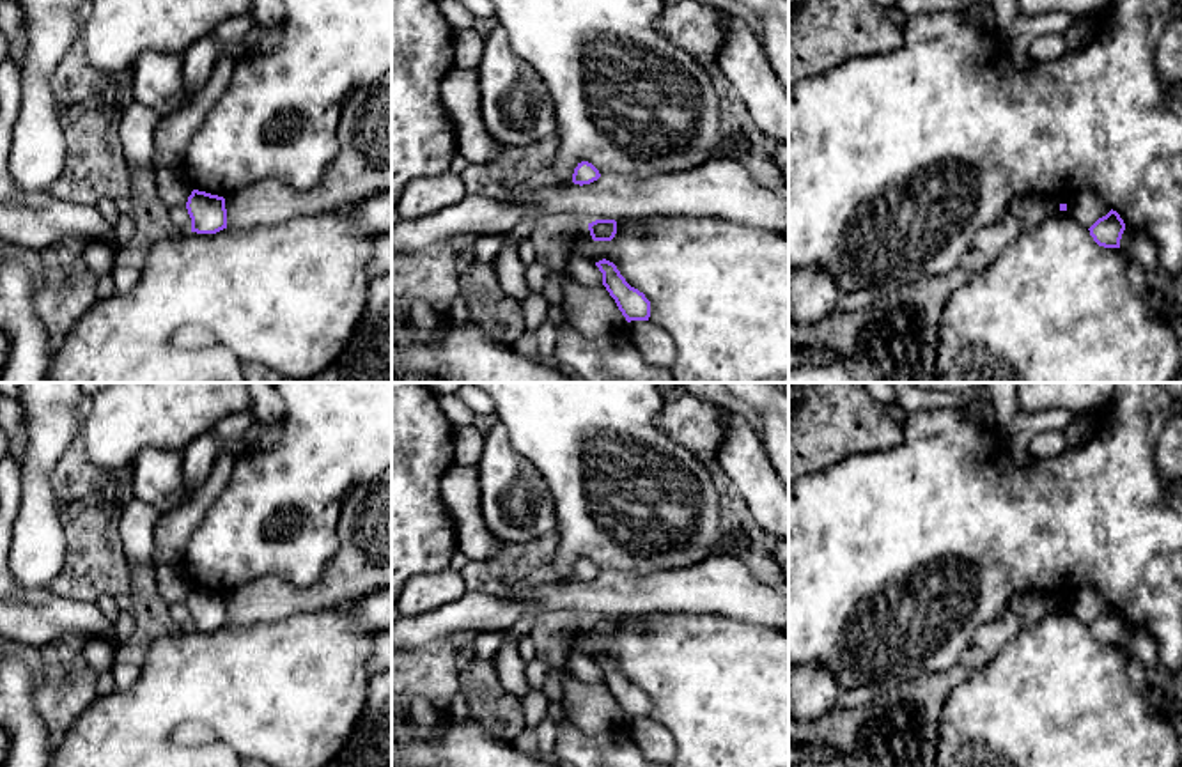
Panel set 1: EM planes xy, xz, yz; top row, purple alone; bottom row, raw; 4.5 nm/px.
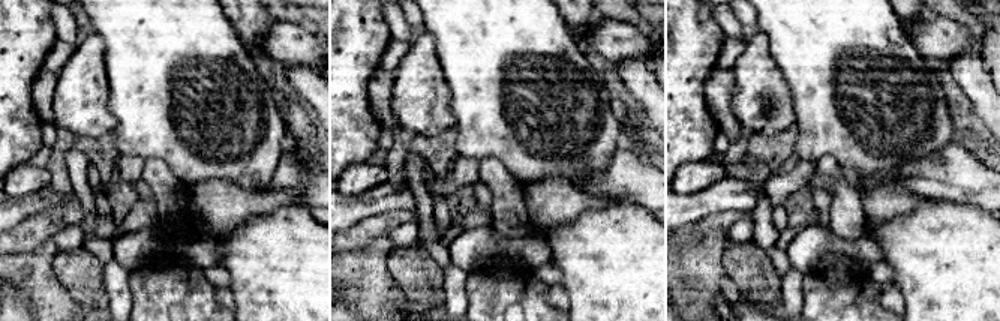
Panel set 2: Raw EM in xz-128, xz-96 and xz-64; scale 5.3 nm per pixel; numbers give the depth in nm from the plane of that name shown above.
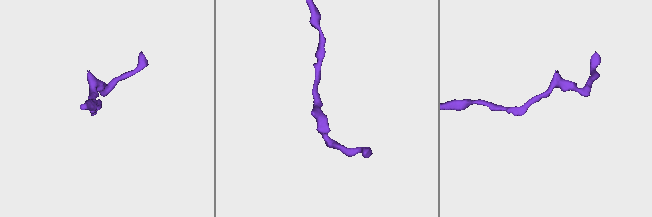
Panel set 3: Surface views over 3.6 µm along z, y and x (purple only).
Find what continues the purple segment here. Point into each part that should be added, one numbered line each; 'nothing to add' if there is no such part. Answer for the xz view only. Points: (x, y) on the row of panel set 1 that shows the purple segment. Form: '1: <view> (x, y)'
nothing to add

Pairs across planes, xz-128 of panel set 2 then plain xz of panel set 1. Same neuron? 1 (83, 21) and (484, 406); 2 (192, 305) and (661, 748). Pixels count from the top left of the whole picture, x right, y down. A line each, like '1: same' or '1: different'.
1: same
2: different

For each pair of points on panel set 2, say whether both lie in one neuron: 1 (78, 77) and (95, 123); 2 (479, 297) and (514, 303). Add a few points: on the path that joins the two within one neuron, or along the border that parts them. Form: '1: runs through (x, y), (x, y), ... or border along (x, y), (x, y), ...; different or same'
1: runs through (81, 89), (81, 108), (84, 111); same
2: runs through (488, 297), (495, 303), (505, 303); same

